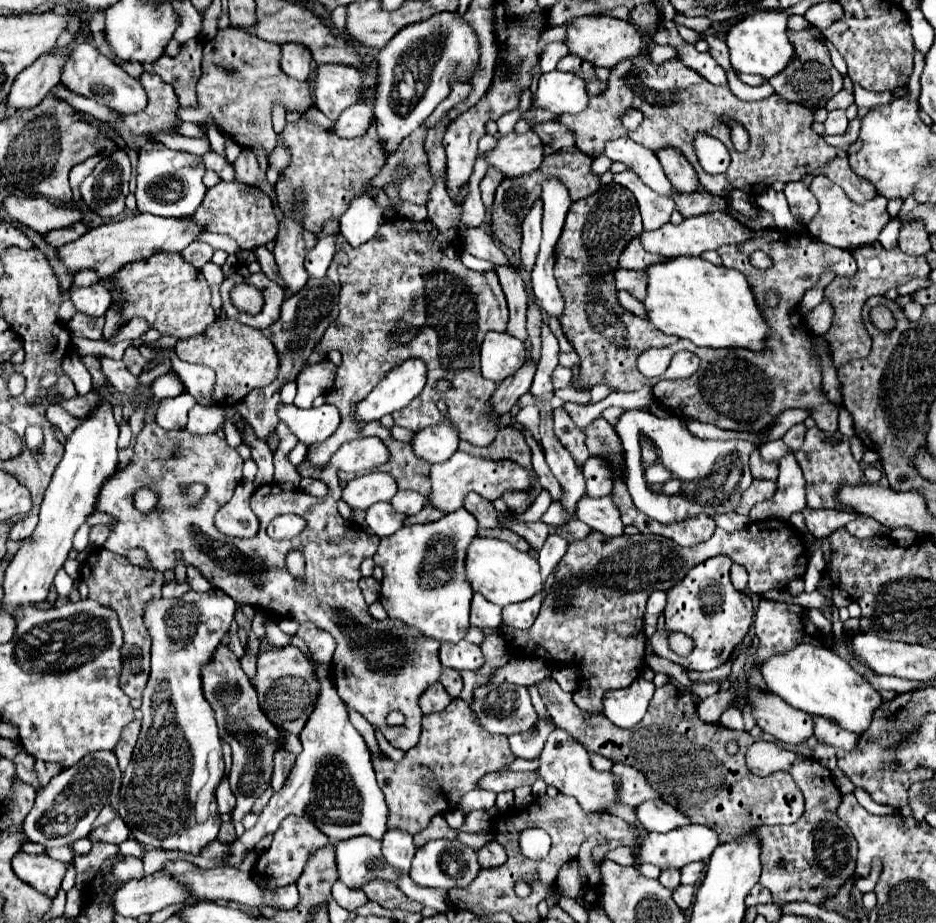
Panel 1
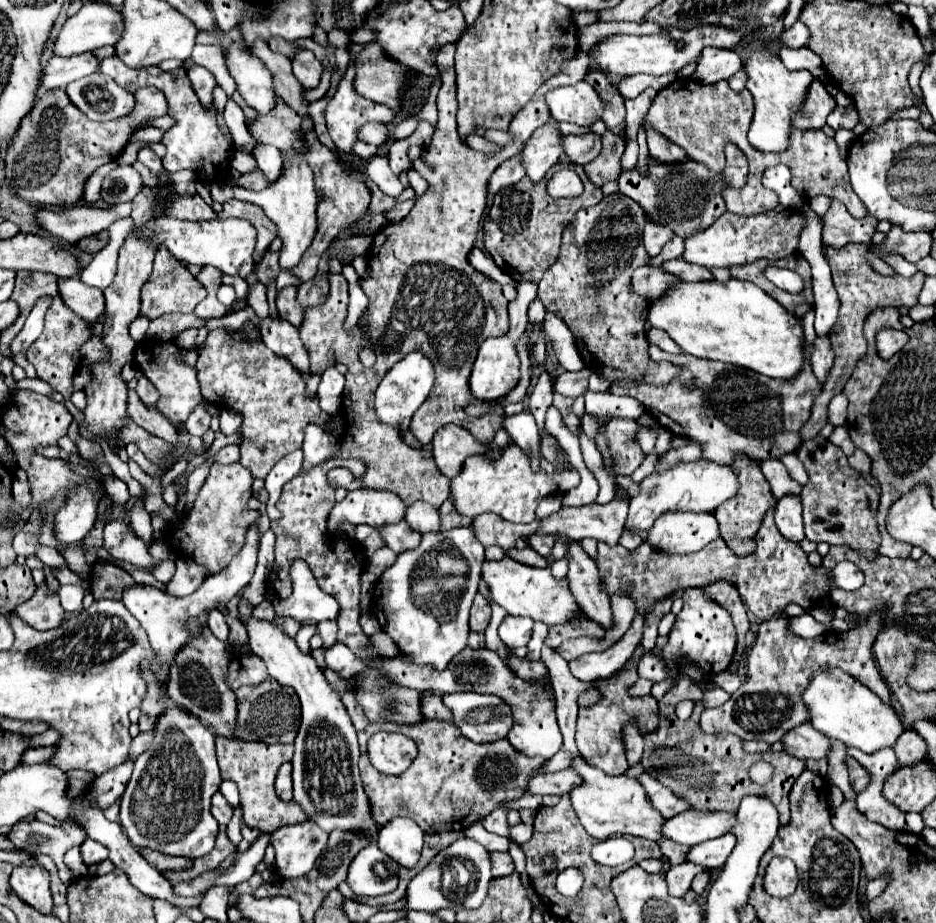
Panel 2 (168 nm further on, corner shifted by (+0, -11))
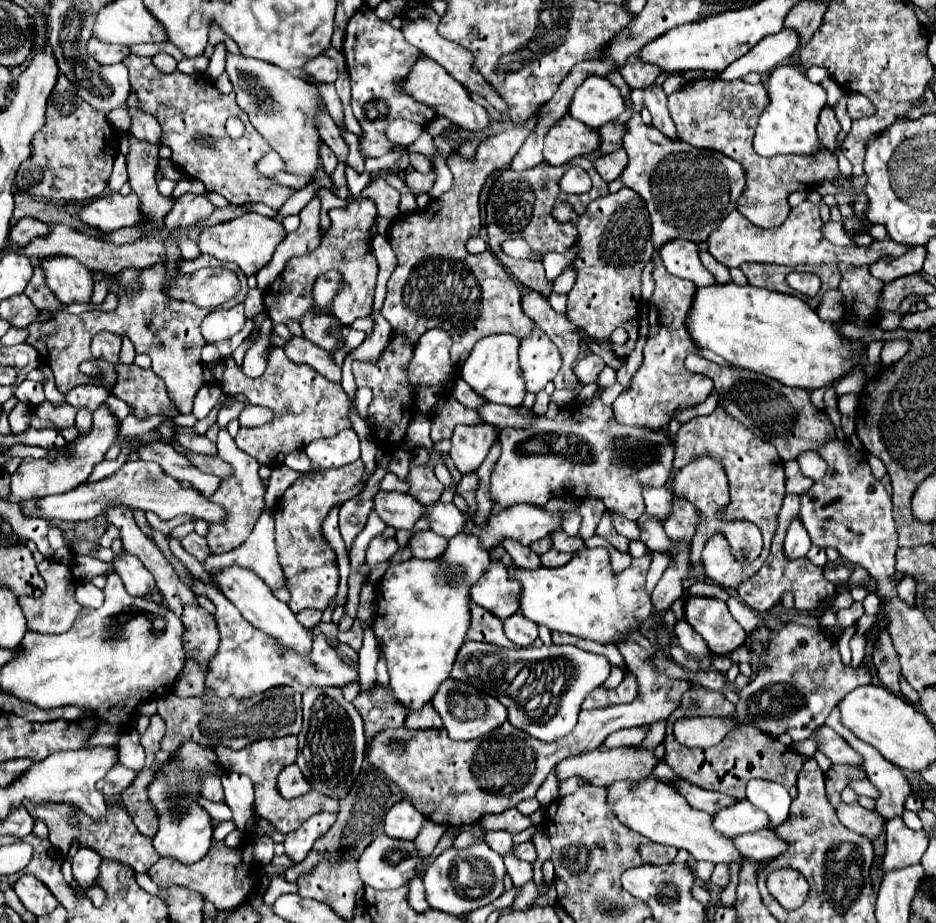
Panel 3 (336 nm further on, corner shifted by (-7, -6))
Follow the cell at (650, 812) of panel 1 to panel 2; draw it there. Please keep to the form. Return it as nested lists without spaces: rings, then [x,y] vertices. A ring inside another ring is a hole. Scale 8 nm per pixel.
[[[693,811],[679,813],[677,817],[665,819],[661,825],[663,837],[681,845],[697,845],[701,841],[721,837],[733,829],[735,817],[725,811]]]

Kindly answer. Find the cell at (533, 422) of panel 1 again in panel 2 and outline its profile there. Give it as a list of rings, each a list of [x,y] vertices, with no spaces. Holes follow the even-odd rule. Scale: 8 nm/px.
[[[443,425],[431,441],[435,465],[449,479],[457,475],[457,469],[461,469],[465,457],[485,453],[487,449],[493,447],[505,447],[509,443],[511,443],[511,435],[505,433],[505,429],[499,429],[495,433],[493,443],[481,445],[479,441],[473,439],[473,435],[467,429],[459,425]]]

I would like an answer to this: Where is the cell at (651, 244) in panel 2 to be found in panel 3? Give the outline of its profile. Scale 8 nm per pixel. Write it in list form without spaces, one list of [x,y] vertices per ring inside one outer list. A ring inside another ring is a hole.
[[[672,240],[672,242],[664,244],[664,248],[660,248],[662,262],[664,262],[664,266],[666,266],[666,270],[668,270],[670,274],[674,274],[674,276],[678,276],[678,278],[684,278],[684,280],[690,280],[690,282],[694,282],[698,288],[702,288],[702,286],[712,286],[712,284],[716,284],[716,278],[702,266],[698,252],[700,252],[700,248],[698,248],[694,242],[690,242],[690,240]]]

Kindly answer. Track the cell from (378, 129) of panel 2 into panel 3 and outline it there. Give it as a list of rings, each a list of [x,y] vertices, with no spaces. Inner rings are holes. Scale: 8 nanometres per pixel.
[[[402,118],[394,120],[386,128],[388,140],[392,140],[392,144],[402,144],[402,146],[410,146],[422,132],[424,132],[424,126],[410,120],[402,120]]]

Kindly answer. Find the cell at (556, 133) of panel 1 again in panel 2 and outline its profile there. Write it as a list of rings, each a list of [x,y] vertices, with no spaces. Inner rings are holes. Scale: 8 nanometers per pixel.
[[[593,131],[583,133],[583,135],[565,135],[561,139],[561,145],[563,145],[563,151],[565,151],[565,155],[569,157],[571,163],[585,165],[599,155],[601,137]]]

